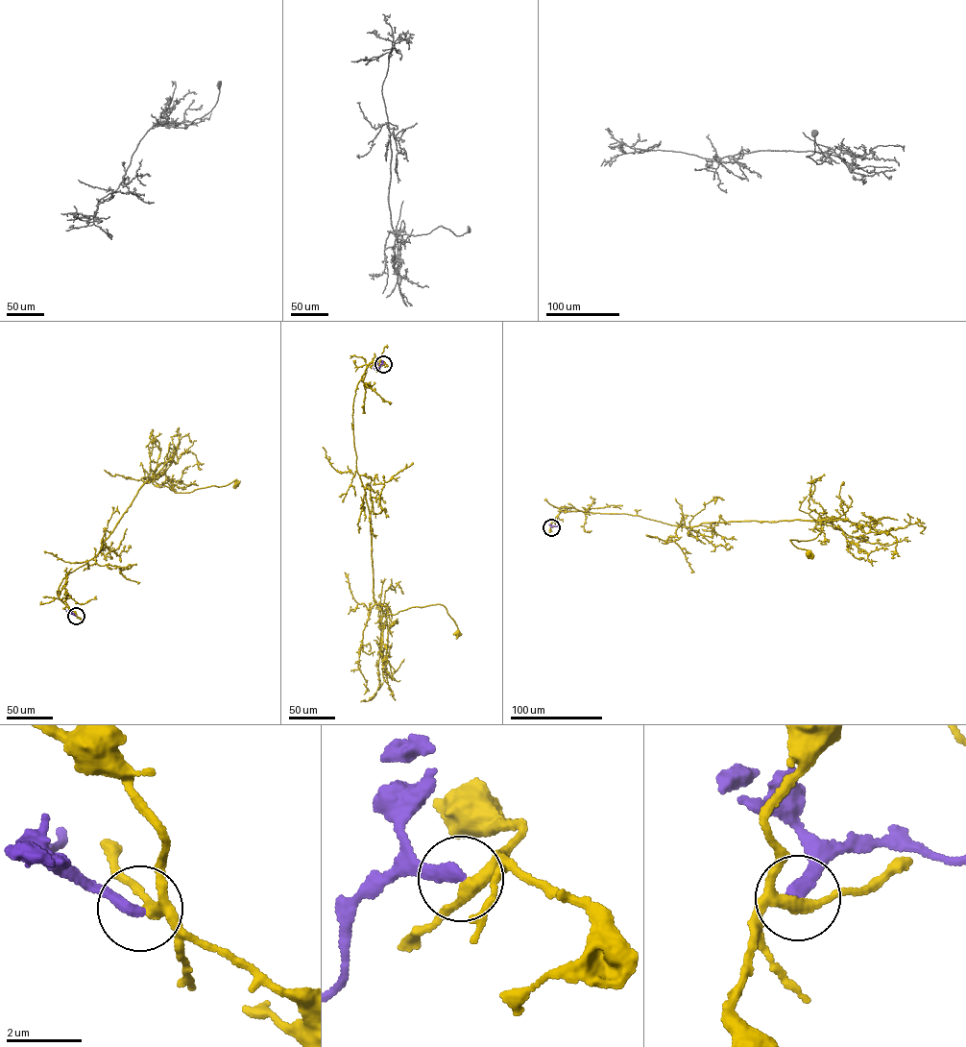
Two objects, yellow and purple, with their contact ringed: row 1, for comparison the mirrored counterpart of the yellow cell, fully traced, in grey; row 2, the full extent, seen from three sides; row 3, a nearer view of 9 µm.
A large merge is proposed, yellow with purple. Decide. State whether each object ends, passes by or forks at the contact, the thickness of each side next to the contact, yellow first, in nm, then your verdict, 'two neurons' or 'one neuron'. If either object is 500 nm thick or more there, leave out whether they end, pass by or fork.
yellow forks; purple ends; calibres 240 and 340 nm; two neurons

